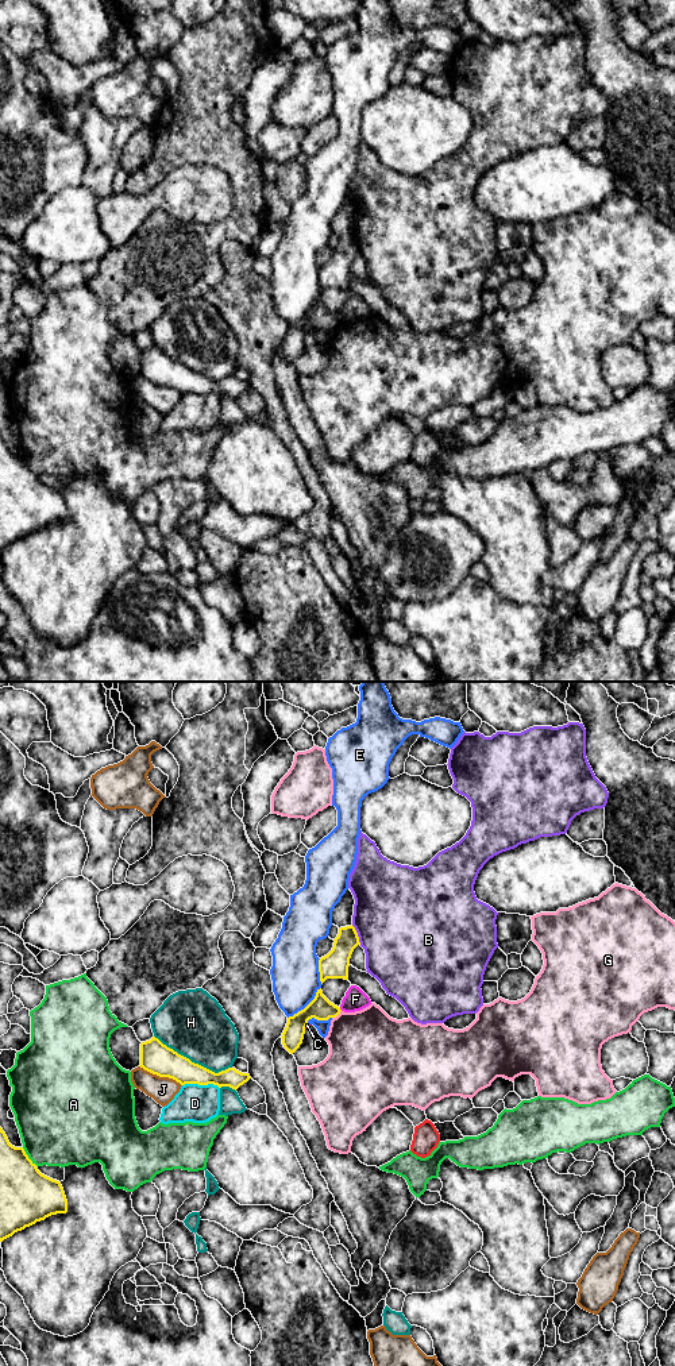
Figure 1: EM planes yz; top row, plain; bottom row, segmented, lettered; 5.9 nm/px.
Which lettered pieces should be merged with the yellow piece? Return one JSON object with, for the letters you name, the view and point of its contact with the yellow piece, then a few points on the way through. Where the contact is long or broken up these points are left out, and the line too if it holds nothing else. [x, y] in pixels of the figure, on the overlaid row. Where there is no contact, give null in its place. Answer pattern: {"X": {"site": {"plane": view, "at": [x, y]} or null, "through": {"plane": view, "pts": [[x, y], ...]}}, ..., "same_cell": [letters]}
{"same_cell": []}

